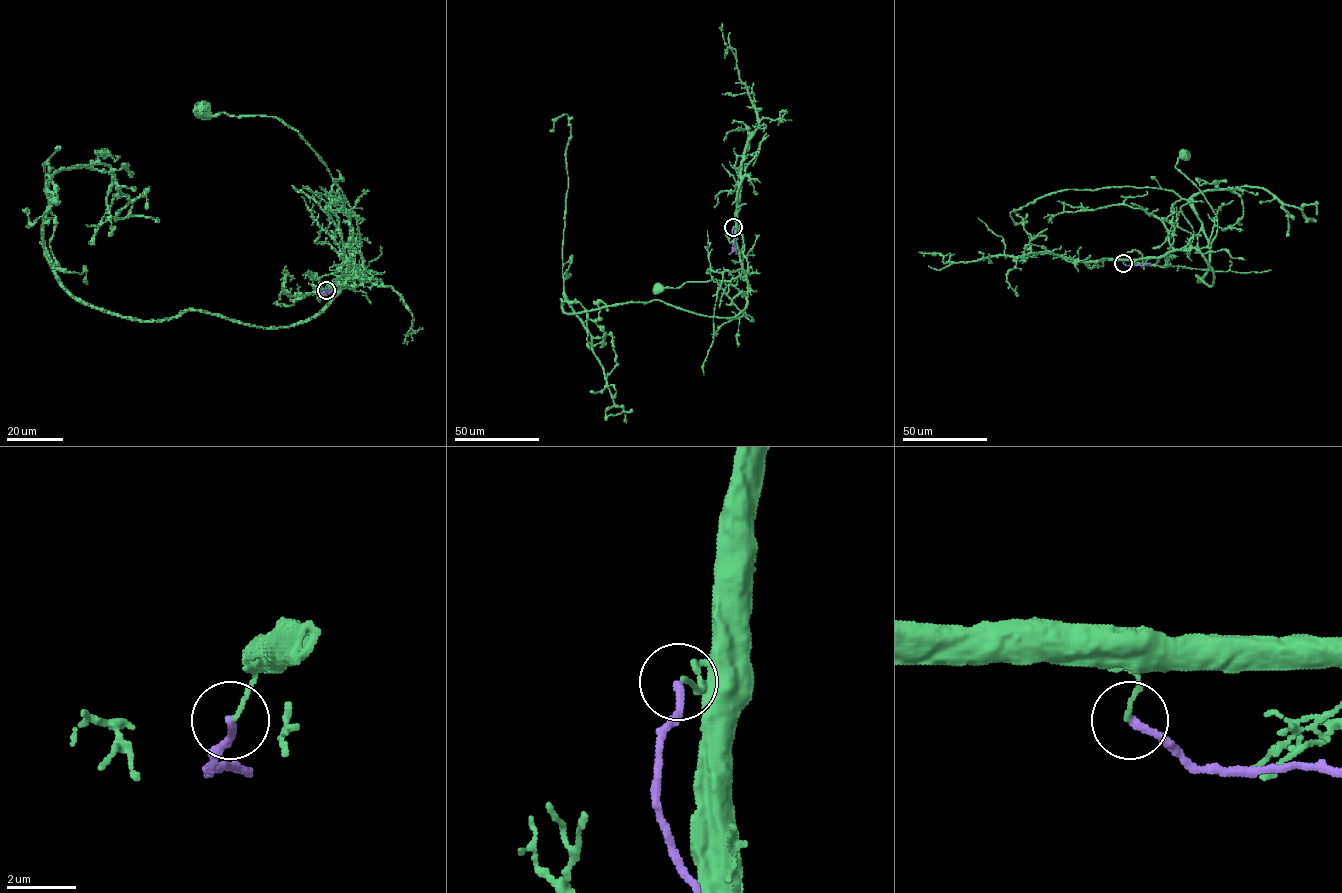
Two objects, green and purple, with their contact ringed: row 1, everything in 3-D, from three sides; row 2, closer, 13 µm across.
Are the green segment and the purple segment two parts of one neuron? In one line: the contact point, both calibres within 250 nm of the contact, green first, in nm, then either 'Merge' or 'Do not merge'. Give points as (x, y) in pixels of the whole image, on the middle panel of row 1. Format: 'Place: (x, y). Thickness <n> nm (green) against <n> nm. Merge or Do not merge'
Place: (733, 227). Thickness 100 nm (green) against 240 nm. Do not merge

